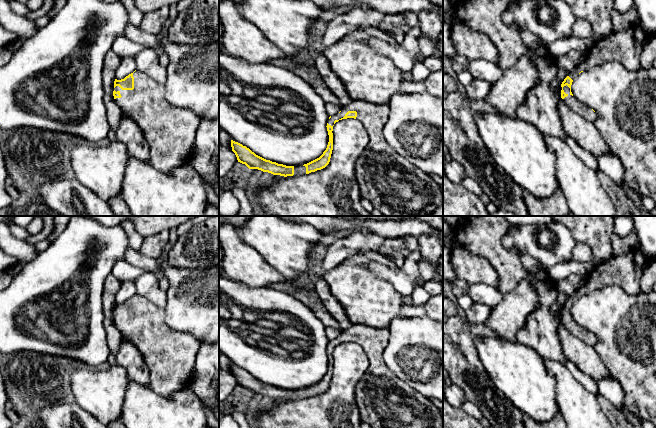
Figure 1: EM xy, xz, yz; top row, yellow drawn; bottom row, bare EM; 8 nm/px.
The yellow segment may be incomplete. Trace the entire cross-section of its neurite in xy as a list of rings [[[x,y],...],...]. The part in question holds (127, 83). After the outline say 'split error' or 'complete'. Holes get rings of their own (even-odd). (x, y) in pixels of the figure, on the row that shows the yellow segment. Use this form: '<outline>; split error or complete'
[[[135,70],[124,79],[115,79],[113,96],[122,112],[130,117],[142,130],[142,133],[150,146],[150,163],[157,170],[167,173],[187,165],[186,160],[191,156],[194,149],[195,132],[199,126],[200,119],[189,110],[172,107],[166,101],[164,84],[157,83],[146,74]]]; split error

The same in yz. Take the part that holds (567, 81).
[[[633,25],[626,30],[611,33],[587,52],[585,59],[562,82],[561,98],[564,104],[573,112],[589,122],[596,120],[596,113],[589,106],[575,99],[571,92],[573,80],[583,71],[607,61],[617,61],[628,71],[641,69],[640,56],[647,34],[641,26]]]; split error

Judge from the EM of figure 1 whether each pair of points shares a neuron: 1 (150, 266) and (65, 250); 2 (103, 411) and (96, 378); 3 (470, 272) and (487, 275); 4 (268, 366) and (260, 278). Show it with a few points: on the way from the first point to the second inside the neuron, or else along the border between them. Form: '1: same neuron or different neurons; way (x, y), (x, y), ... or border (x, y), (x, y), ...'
1: different neurons; border (130, 247), (123, 259)
2: same neuron; way (103, 403), (102, 394), (96, 386)
3: same neuron; way (474, 272), (483, 272)
4: different neurons; border (238, 281), (252, 287), (267, 287)

